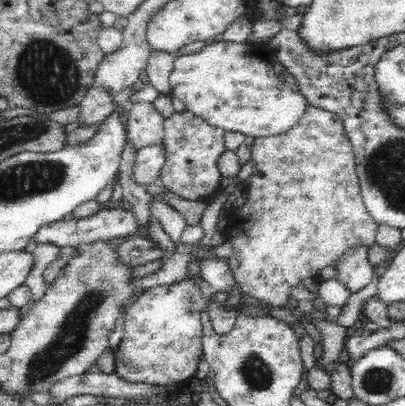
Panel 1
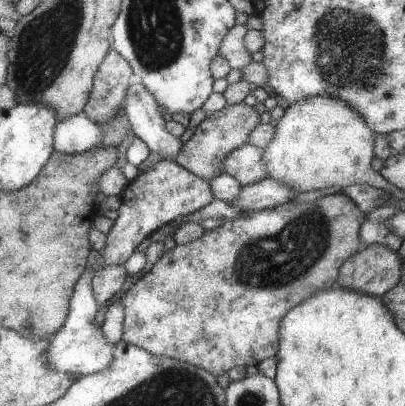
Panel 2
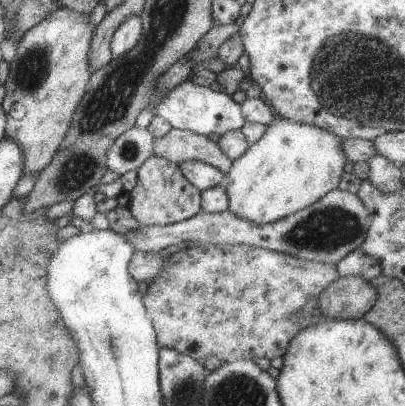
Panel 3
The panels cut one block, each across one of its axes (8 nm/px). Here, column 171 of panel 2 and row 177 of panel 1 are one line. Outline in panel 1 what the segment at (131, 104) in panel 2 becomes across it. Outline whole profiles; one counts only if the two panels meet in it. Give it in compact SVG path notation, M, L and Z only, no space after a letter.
M148 146L138 150L138 158L134 162L134 182L142 188L158 184L164 160L166 160L164 146Z

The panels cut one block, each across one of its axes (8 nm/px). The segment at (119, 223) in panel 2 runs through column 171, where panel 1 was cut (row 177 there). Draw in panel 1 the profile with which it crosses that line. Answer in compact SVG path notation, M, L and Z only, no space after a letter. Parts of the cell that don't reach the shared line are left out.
M174 112L164 122L164 138L162 146L166 152L164 168L160 174L160 184L170 192L178 194L184 200L196 200L196 202L208 202L214 192L220 192L222 174L218 170L218 158L226 152L224 142L226 130L214 128L202 118L194 116L192 112Z

